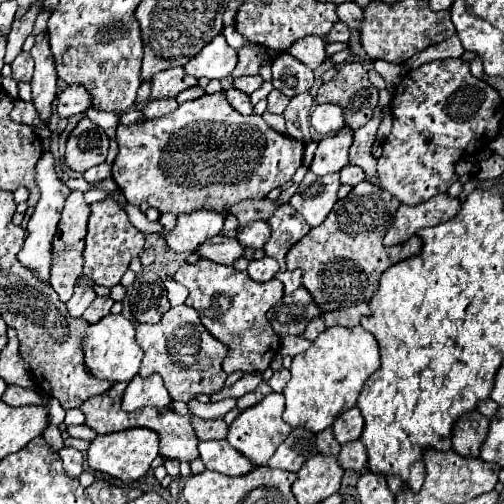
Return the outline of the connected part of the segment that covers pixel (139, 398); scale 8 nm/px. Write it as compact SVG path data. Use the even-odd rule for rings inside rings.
M136 375L128 383L122 397L124 411L136 411L142 407L156 407L160 411L160 409L168 409L168 405L170 405L170 395L160 375L150 375L148 379Z

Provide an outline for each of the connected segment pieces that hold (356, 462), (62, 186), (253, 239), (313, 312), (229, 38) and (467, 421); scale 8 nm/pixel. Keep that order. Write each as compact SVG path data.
M352 441L352 443L344 443L340 447L338 453L338 463L342 469L356 469L362 471L364 463L366 463L366 449L360 441Z
M44 153L44 155L40 157L40 161L38 161L36 183L38 183L38 187L40 187L42 197L40 197L40 201L38 201L38 205L36 205L34 215L32 215L30 221L28 221L28 227L26 227L28 237L26 237L24 247L22 247L20 255L18 255L20 263L26 265L26 267L30 267L32 271L36 271L36 273L40 275L40 279L44 279L44 281L48 281L48 275L50 275L50 265L52 265L50 243L52 243L52 237L54 237L54 233L56 233L56 225L58 225L58 221L60 221L62 205L64 205L68 193L72 193L72 191L66 187L66 183L60 181L60 177L58 177L58 173L56 173L56 161L58 161L58 159L56 159L52 153Z
M254 221L252 225L246 225L244 229L238 229L236 239L244 245L244 247L252 247L252 249L264 249L264 241L268 241L268 223L266 221Z
M298 287L294 293L284 295L270 311L268 321L280 337L302 335L306 325L320 315L320 309L312 301L310 293L304 287Z
M234 25L225 27L224 30L222 31L222 33L224 34L226 41L228 43L228 45L230 45L230 47L238 50L242 47L249 47L251 45L251 43L245 39L244 37L242 37L235 29Z
M474 411L466 417L460 417L454 435L452 435L452 447L462 457L480 457L480 445L488 437L488 425L490 419L486 419L482 413Z

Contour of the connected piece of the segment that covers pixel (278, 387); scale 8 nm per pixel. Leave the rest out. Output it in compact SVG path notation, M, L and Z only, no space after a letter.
M282 369L278 373L274 373L268 381L268 385L274 389L274 391L282 391L286 387L286 383L290 381L290 371L288 369Z

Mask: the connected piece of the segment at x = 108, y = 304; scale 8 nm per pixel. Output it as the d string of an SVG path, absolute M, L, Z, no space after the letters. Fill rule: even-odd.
M96 297L96 299L92 301L92 305L84 311L82 317L84 317L88 323L96 323L96 321L100 321L102 317L106 317L106 315L110 313L112 305L114 305L114 301L112 301L110 297Z

